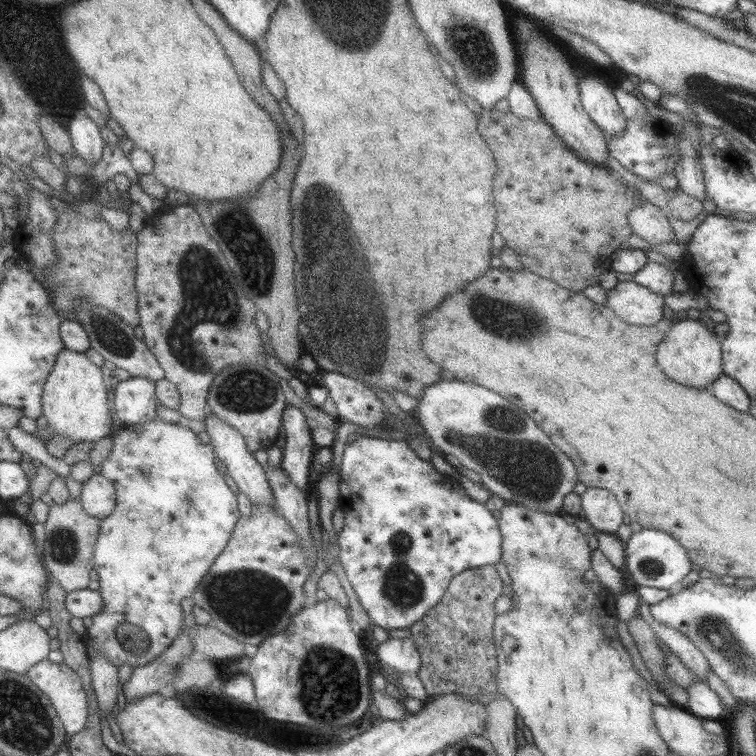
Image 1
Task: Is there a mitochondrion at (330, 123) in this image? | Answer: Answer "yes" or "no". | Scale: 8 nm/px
no

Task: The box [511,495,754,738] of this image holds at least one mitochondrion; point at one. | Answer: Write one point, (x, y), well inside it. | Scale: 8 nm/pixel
(713, 630)

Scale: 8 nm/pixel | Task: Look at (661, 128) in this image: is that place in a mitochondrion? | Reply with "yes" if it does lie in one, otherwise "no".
no

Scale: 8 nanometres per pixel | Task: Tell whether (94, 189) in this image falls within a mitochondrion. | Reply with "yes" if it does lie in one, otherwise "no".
no

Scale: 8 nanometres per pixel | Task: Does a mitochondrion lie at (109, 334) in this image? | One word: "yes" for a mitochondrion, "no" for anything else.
yes

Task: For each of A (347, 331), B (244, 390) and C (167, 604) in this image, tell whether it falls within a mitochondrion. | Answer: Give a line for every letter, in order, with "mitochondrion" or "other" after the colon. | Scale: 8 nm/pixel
A: mitochondrion
B: mitochondrion
C: other

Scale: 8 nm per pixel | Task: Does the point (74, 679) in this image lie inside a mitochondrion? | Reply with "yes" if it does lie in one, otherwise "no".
no

